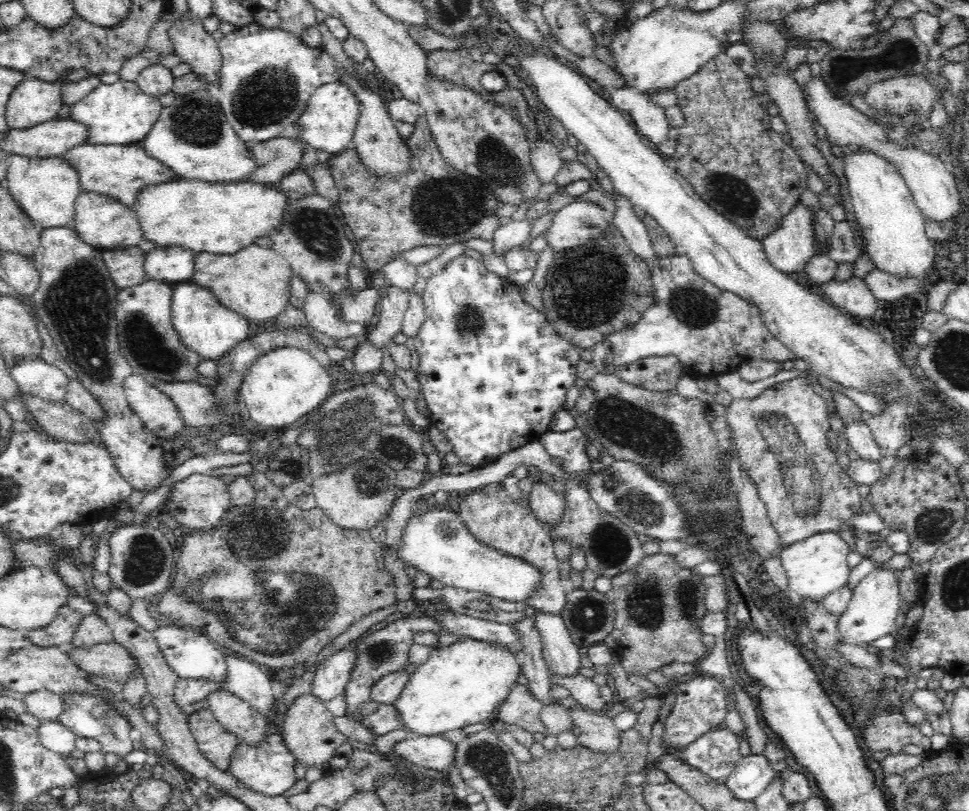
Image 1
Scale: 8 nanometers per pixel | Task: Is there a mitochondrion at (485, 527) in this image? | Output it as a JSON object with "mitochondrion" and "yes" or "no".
{"mitochondrion":"yes"}

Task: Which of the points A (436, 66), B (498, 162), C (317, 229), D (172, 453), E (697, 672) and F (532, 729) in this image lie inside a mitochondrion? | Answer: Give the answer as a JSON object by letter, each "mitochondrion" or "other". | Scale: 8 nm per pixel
{"A":"other","B":"mitochondrion","C":"mitochondrion","D":"other","E":"other","F":"other"}

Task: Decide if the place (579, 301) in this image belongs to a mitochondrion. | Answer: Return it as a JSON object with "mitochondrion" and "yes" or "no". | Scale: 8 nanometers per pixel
{"mitochondrion":"yes"}

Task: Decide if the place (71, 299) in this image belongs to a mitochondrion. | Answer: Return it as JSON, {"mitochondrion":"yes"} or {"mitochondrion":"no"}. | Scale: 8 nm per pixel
{"mitochondrion":"yes"}

